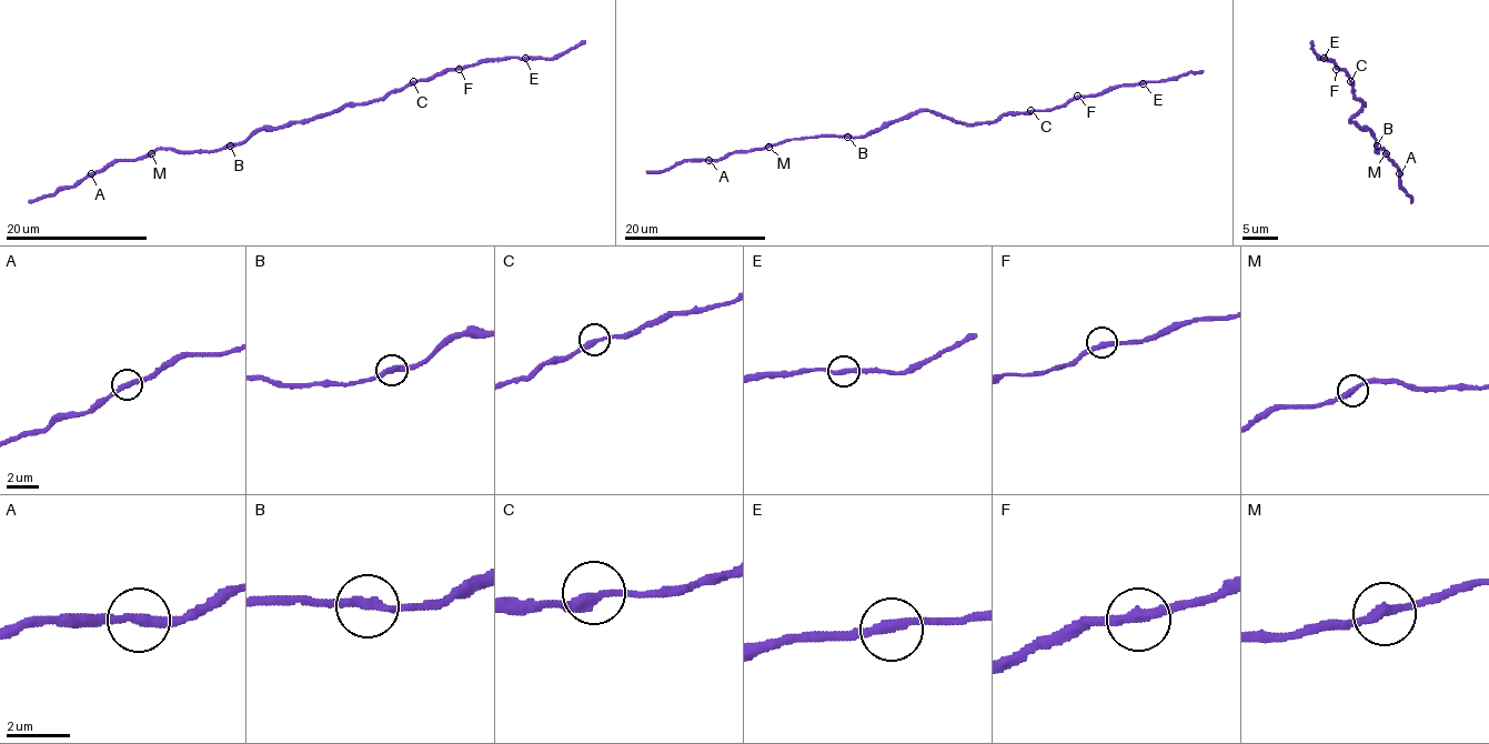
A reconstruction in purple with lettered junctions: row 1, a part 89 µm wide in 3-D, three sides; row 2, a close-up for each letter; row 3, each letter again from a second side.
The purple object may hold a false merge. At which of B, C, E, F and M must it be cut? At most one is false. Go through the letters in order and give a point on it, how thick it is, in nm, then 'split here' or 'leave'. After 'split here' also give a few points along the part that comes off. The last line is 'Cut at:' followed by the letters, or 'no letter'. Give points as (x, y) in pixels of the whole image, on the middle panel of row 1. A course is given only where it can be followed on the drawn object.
B: place (847, 137); calibre 300 nm; leave
C: place (1030, 110); calibre 320 nm; leave
E: place (1143, 83); calibre 300 nm; leave
F: place (1077, 96); calibre 320 nm; leave
M: place (768, 147); calibre 300 nm; leave
Cut at: no letter

